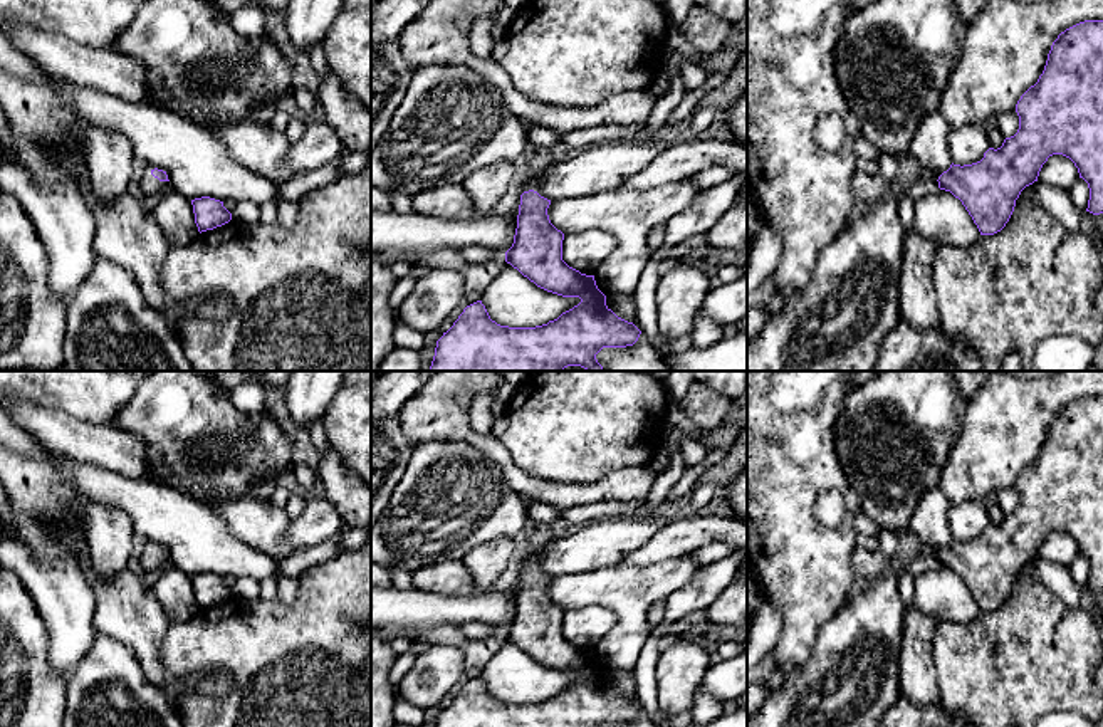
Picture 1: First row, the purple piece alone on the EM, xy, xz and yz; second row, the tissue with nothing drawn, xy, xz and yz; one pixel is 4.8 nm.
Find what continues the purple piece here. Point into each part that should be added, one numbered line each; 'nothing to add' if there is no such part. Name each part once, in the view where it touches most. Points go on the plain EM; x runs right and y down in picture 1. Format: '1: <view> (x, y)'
1: xy (150, 563)

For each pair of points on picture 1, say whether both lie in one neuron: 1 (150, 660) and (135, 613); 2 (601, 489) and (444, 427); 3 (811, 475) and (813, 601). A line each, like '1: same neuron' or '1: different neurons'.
1: same neuron
2: same neuron
3: same neuron

